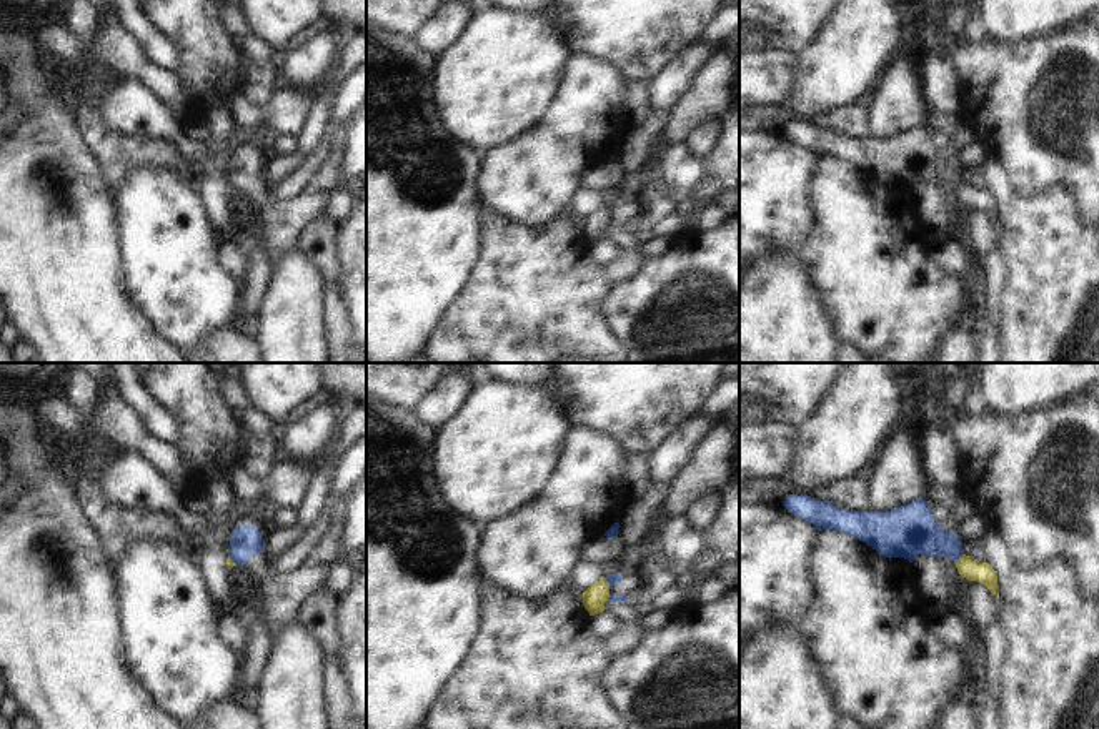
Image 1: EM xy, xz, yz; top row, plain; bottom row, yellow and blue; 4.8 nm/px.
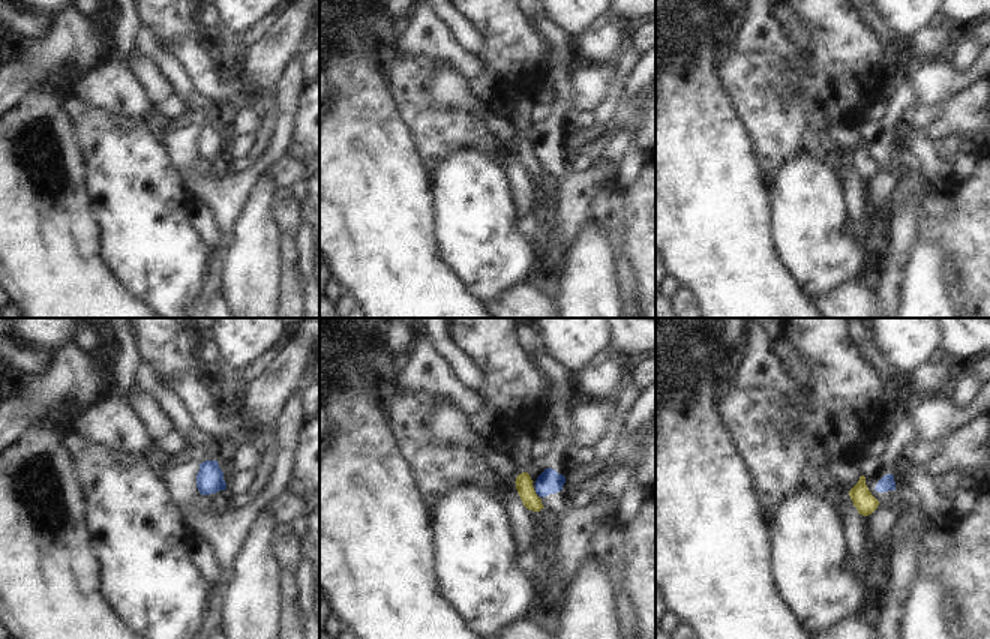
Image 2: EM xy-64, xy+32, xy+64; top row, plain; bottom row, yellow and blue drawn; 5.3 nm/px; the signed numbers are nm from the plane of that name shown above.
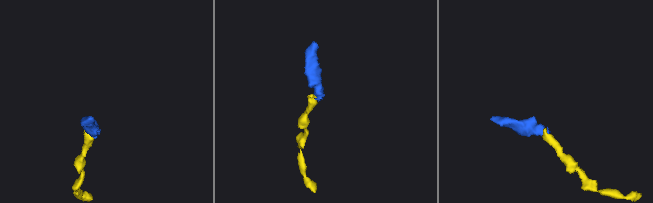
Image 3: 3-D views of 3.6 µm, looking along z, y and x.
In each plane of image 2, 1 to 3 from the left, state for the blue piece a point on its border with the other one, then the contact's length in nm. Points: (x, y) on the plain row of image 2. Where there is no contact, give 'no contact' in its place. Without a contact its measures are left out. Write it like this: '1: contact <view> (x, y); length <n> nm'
1: no contact
2: contact xy+32 (534, 156); length 30 nm
3: no contact

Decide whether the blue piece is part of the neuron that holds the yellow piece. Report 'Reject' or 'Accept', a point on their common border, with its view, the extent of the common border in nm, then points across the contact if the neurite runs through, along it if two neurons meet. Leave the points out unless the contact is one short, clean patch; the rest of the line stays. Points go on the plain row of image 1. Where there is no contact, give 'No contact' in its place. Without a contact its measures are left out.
Reject. Touches yellow at yz (959, 185). Shared border 60 nm. Boundary: yz (963, 182), (954, 188).

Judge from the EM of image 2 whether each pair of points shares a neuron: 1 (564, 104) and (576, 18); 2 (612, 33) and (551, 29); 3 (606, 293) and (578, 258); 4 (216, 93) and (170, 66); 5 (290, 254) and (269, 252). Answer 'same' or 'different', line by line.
1: different
2: different
3: same
4: different
5: different

